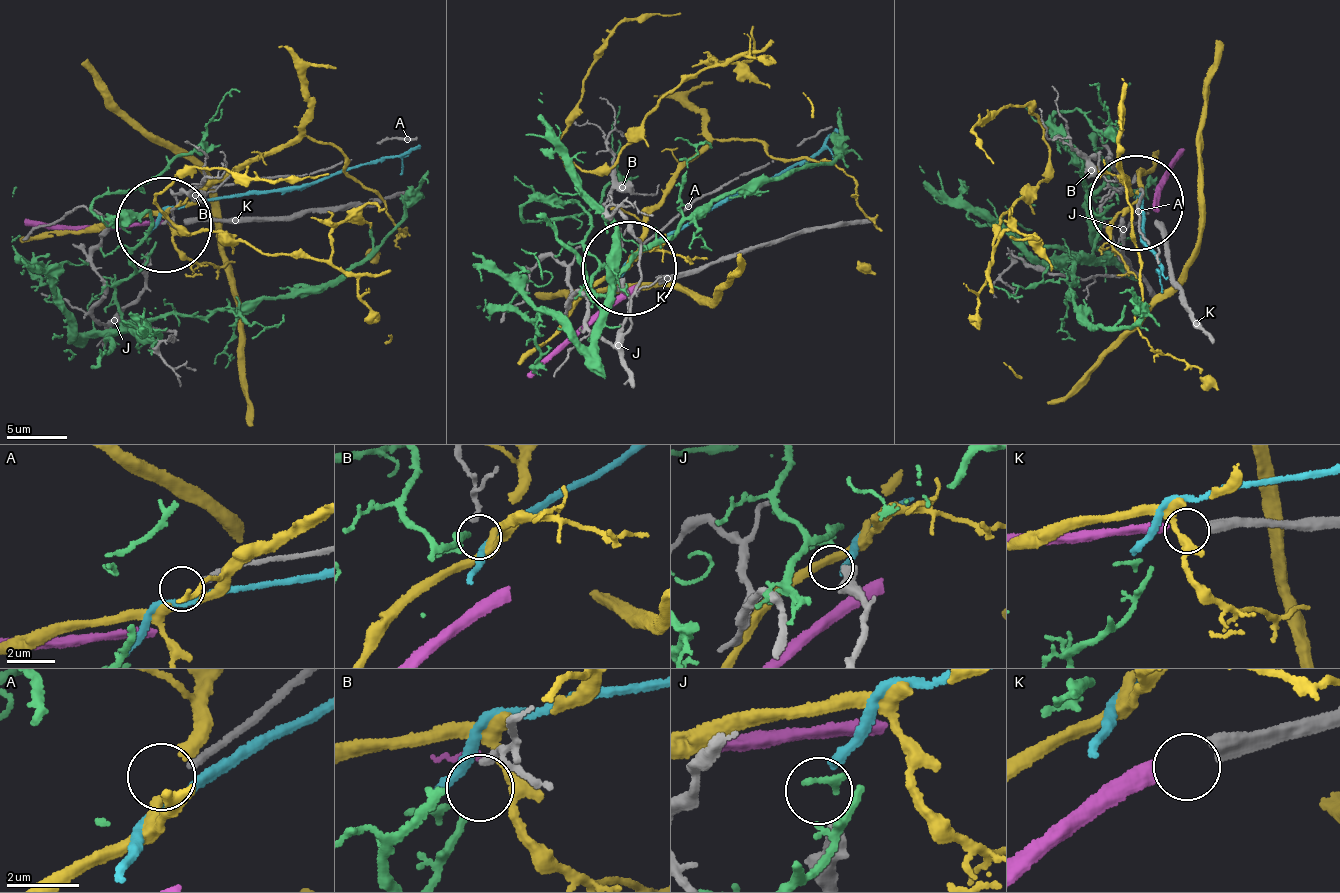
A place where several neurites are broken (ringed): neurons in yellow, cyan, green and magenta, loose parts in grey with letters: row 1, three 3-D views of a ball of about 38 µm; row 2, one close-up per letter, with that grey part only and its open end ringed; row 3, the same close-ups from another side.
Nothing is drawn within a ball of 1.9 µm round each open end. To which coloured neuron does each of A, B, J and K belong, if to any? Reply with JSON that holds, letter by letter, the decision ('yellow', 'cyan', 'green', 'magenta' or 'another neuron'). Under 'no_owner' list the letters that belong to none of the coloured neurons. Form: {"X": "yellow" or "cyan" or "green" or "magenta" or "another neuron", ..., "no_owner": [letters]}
{"A": "another neuron", "B": "green", "J": "cyan", "K": "magenta", "no_owner": ["A"]}

